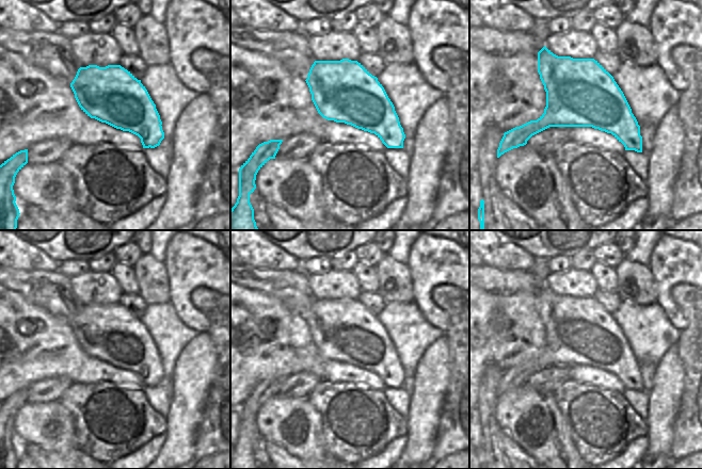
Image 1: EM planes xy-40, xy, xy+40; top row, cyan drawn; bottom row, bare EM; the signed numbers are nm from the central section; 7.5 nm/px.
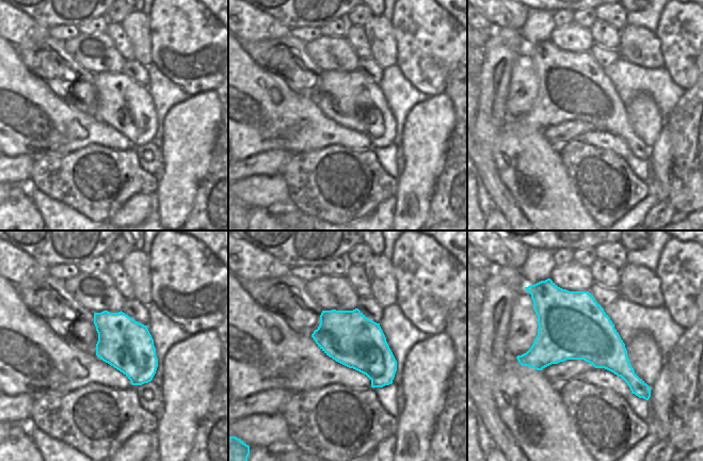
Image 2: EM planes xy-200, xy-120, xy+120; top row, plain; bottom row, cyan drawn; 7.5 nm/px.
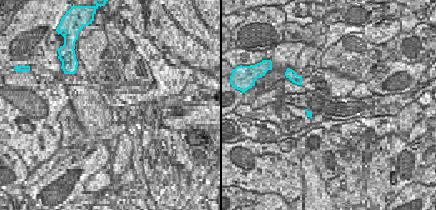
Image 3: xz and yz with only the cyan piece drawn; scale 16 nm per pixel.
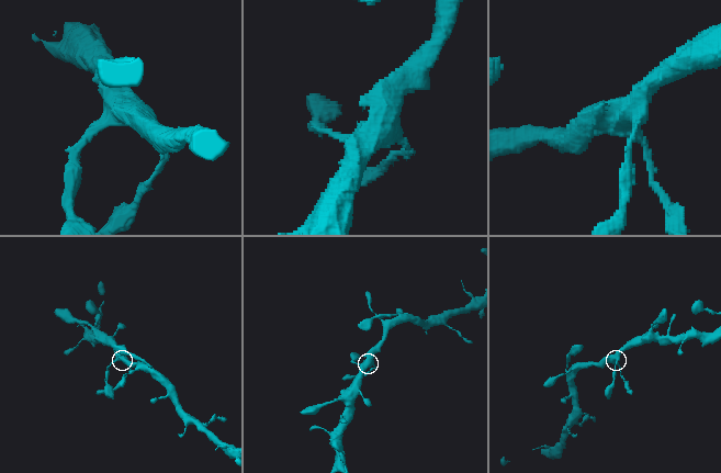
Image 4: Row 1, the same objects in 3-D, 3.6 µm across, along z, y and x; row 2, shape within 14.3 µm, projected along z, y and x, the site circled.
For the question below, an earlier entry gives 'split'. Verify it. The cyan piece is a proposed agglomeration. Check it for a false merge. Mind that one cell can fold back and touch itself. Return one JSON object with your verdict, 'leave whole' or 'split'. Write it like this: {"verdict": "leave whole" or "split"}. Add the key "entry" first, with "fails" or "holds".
{"entry": "holds", "verdict": "split"}

